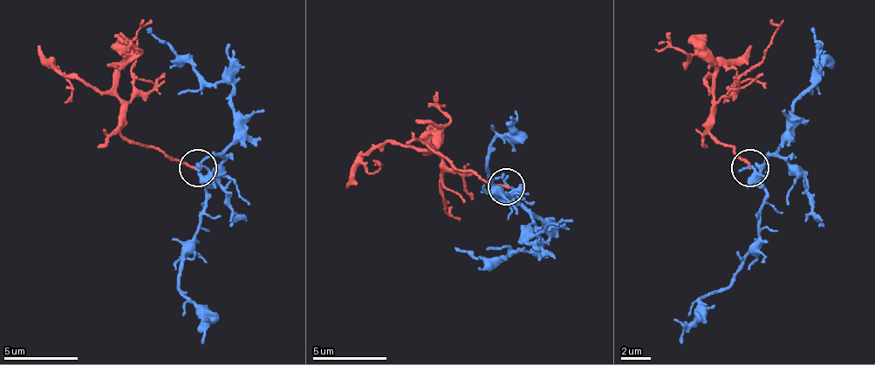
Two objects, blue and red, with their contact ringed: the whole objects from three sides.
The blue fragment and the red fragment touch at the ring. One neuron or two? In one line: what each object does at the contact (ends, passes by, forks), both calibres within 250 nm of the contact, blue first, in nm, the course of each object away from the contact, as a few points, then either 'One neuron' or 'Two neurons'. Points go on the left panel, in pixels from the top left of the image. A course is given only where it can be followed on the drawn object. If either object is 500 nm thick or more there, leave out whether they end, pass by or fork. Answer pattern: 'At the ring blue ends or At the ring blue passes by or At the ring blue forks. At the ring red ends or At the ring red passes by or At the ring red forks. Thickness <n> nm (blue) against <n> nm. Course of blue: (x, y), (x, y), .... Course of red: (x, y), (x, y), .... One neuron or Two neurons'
At the ring blue ends. At the ring red ends. Thickness 180 nm (blue) against 160 nm. Course of blue: (199, 169), (199, 165), (235, 131), (232, 87), (209, 84), (146, 28). Course of red: (199, 169), (146, 146), (120, 131), (120, 102), (113, 95), (54, 69), (61, 72), (72, 87), (65, 102). Two neurons

